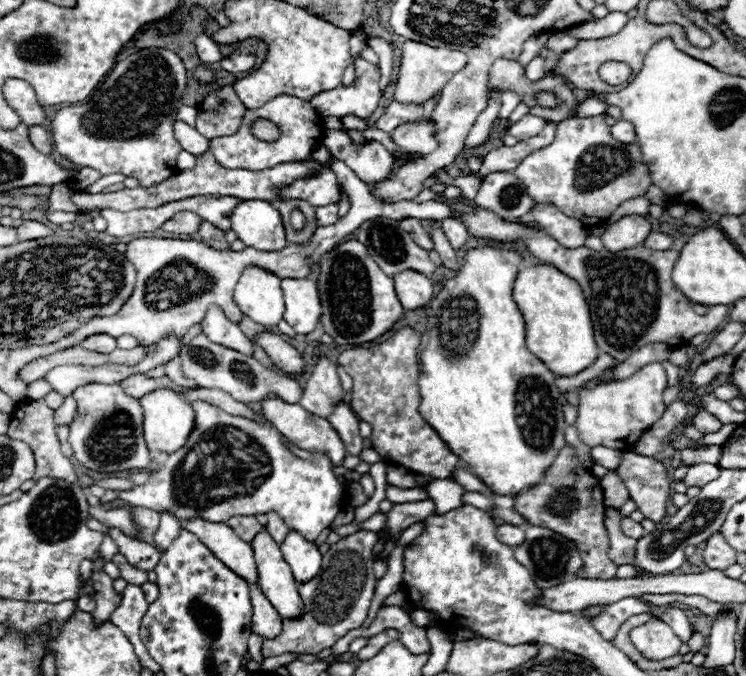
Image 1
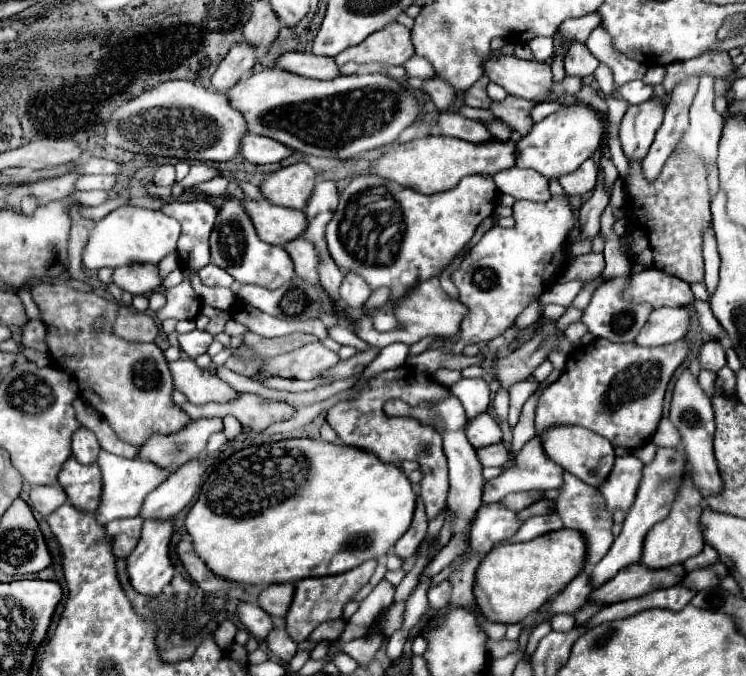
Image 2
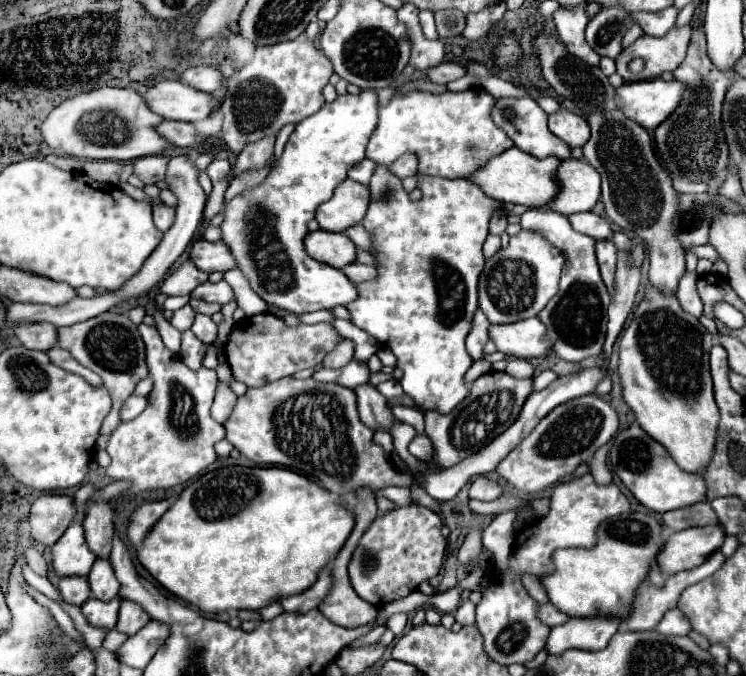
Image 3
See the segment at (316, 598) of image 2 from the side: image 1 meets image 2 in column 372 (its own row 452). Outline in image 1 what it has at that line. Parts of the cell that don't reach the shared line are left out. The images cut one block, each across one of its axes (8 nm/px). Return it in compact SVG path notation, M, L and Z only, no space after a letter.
M564 446L556 462L544 472L544 482L514 496L514 508L532 526L542 526L562 534L576 544L576 550L584 566L576 572L576 578L614 578L616 564L608 558L610 538L604 526L604 498L600 482L588 474L588 470L574 458L570 446Z

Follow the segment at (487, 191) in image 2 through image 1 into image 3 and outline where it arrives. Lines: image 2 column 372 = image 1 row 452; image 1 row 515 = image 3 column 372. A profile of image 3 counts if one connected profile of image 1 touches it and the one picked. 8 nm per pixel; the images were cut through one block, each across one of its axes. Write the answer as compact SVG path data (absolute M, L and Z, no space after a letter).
M378 166L370 178L370 204L368 204L368 212L362 220L362 226L368 230L368 234L372 236L372 256L376 258L378 266L378 276L372 278L372 280L366 280L366 282L360 282L356 284L358 288L358 296L356 300L352 300L350 304L346 304L348 312L350 312L350 320L352 324L356 324L358 328L362 328L364 332L368 332L372 338L376 338L382 346L388 346L392 350L392 354L398 358L398 368L402 368L404 376L400 380L400 384L404 386L404 392L424 410L436 410L440 414L448 414L452 408L456 408L468 394L470 394L470 388L464 380L464 374L468 372L468 368L472 366L472 360L468 358L468 352L464 348L464 340L468 336L468 330L472 326L472 318L474 318L474 312L478 308L478 276L484 268L484 254L482 254L482 244L488 236L488 220L492 216L492 212L500 206L500 202L488 198L478 186L474 186L472 182L468 180L448 180L448 178L434 178L434 176L418 176L418 188L422 190L422 200L414 202L414 204L384 204L384 188L378 188L376 190L376 180L378 180Z

